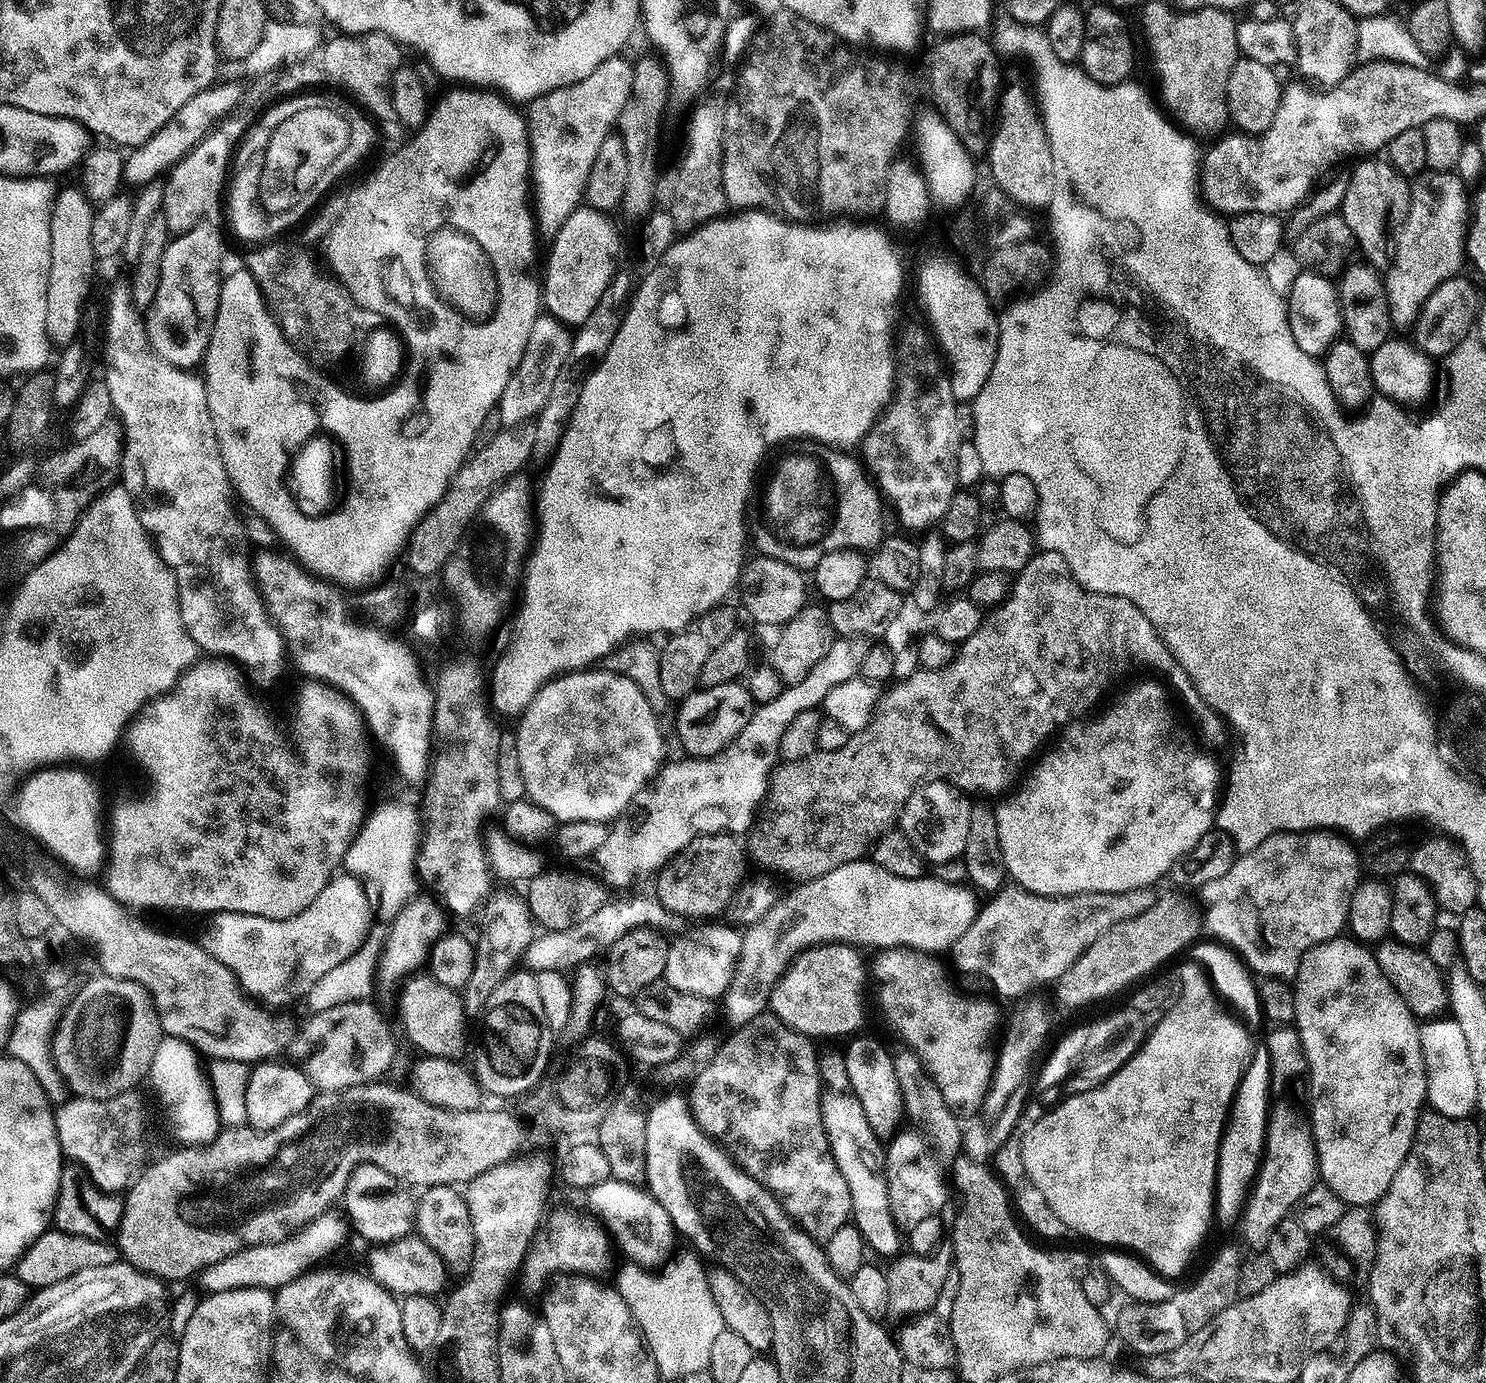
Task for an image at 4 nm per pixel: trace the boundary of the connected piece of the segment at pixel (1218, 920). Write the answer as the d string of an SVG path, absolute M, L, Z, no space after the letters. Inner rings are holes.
M1332 830L1280 832L1254 850L1237 855L1234 866L1222 878L1199 889L1199 899L1205 904L1202 924L1207 935L1232 948L1257 977L1295 977L1300 959L1311 948L1337 939L1347 929L1350 898L1362 879L1362 860L1351 843Z

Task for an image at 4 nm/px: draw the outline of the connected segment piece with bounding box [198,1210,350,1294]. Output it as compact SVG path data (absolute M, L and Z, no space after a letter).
M329 1210L314 1218L304 1228L300 1228L293 1236L287 1236L282 1242L274 1242L273 1244L259 1244L258 1246L250 1246L238 1250L234 1254L230 1254L230 1258L222 1258L222 1262L214 1262L210 1266L206 1266L203 1272L199 1273L198 1281L205 1289L205 1293L225 1292L226 1290L242 1290L243 1288L266 1288L275 1290L286 1286L290 1281L296 1280L299 1276L303 1276L305 1272L315 1269L321 1262L327 1258L331 1252L336 1252L344 1244L348 1232L350 1236L350 1224L347 1219L339 1211Z

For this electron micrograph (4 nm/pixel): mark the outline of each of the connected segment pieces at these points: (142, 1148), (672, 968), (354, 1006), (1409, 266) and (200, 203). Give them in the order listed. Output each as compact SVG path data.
M133 1090L131 1092L123 1092L118 1094L114 1098L106 1098L105 1100L95 1100L94 1098L86 1098L85 1096L78 1096L75 1098L69 1098L64 1104L59 1105L55 1109L56 1114L56 1133L58 1134L58 1142L60 1143L61 1153L71 1163L81 1164L88 1171L88 1177L94 1181L99 1188L103 1189L104 1192L114 1192L117 1194L123 1193L125 1189L131 1185L134 1177L145 1167L146 1159L144 1160L144 1155L147 1154L148 1148L144 1145L144 1131L147 1130L148 1124L144 1121L144 1100L139 1096L139 1091Z
M704 922L699 926L689 927L692 928L689 932L682 933L676 941L673 939L669 943L662 978L670 986L674 986L674 990L686 990L686 994L705 998L718 998L728 988L736 959L740 956L741 933L731 923L716 923L720 922Z
M368 1000L342 1002L330 1010L312 1012L304 1025L299 1025L288 1045L287 1055L292 1055L304 1077L317 1093L337 1092L350 1086L375 1081L376 1076L392 1060L396 1040L381 1014Z
M1425 170L1411 181L1412 201L1403 224L1394 236L1392 249L1392 265L1386 270L1384 289L1388 295L1388 313L1392 319L1393 329L1411 329L1420 316L1422 306L1442 282L1457 275L1466 264L1466 241L1470 223L1470 192L1464 189L1462 181L1456 177L1455 171L1433 172Z
M212 130L171 167L164 180L162 209L169 233L189 232L209 215L208 211L219 200L221 203L222 193L225 191L226 181L230 176L230 161L233 156L234 140L231 140L224 132Z

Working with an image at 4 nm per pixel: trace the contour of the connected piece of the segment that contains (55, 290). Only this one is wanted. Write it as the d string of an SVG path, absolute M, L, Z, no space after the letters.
M79 187L64 188L55 193L52 201L52 213L50 214L50 278L46 284L46 334L48 335L49 345L65 346L75 341L80 336L80 319L84 316L84 303L88 300L88 295L92 292L92 275L95 274L98 261L94 254L94 248L90 242L90 230L94 230L94 205L81 191Z

